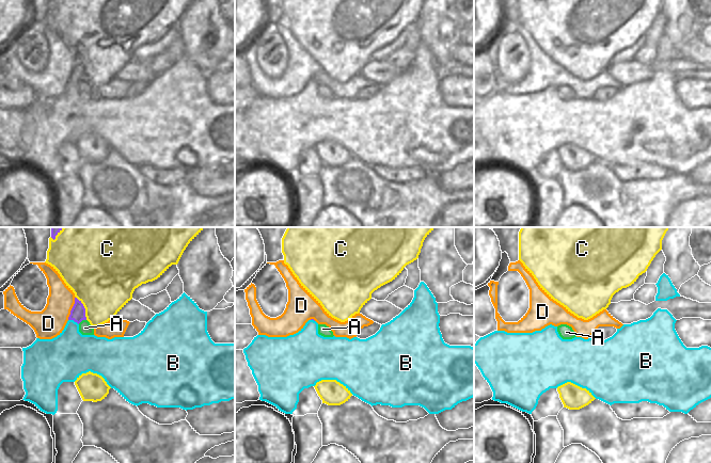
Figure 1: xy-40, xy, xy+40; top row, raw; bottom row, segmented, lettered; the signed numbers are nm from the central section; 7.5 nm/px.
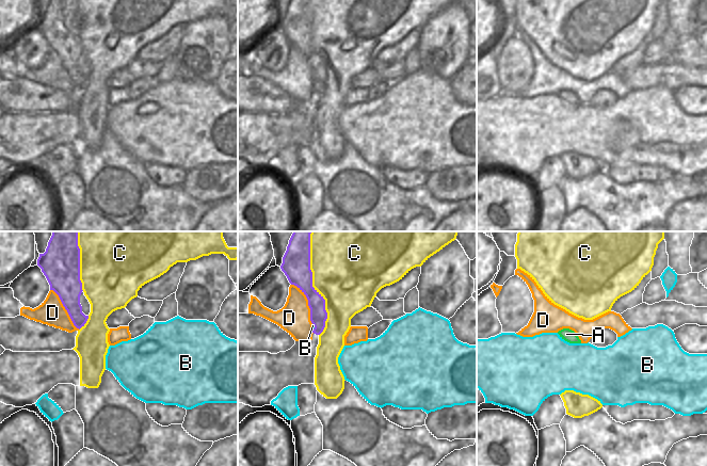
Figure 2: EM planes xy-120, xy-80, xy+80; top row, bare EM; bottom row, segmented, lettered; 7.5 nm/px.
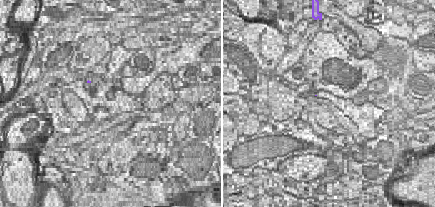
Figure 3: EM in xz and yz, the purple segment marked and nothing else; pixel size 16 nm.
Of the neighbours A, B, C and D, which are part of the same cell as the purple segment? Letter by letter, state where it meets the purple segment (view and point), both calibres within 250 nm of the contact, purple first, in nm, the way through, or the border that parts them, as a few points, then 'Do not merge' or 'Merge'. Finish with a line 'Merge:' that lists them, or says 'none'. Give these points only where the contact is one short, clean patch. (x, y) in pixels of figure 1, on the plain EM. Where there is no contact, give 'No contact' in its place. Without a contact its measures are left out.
A: Touches purple at xy-40 (81, 81). Thickness 110 nm (purple) against 100 nm. Path across: xy-40 (78, 73), (81, 81), (84, 89). Merge
B: Touches purple at xy-40 (74, 81). Thickness 110 nm (purple) against 340 nm. Do not merge
C: Touches purple at xy-40 (84, 69). Thickness 110 nm (purple) against 460 nm. Do not merge
D: Touches purple at xy-40 (72, 69). Thickness 110 nm (purple) against 220 nm. Do not merge
Merge: A.

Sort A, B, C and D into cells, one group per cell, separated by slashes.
A / B / C / D

